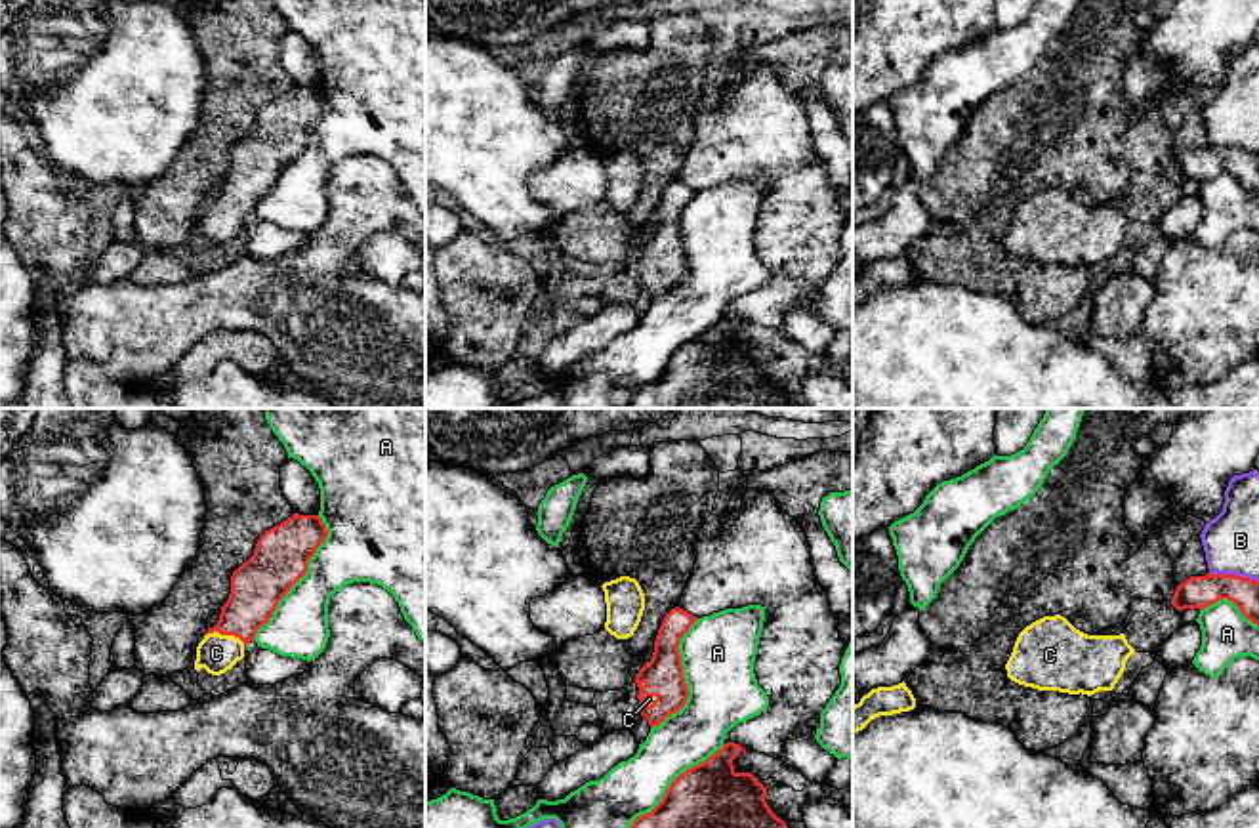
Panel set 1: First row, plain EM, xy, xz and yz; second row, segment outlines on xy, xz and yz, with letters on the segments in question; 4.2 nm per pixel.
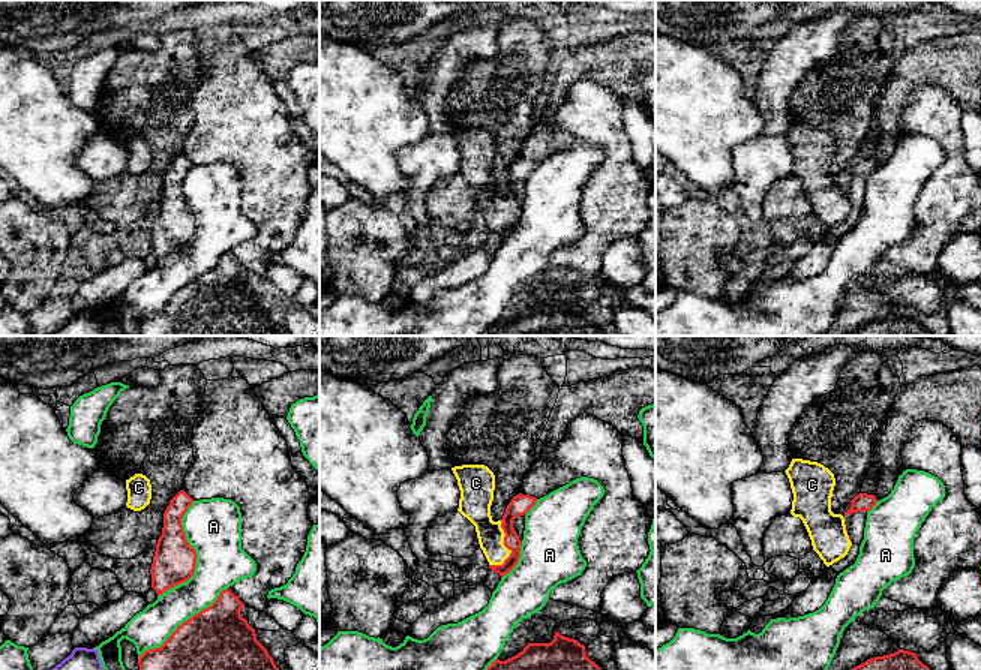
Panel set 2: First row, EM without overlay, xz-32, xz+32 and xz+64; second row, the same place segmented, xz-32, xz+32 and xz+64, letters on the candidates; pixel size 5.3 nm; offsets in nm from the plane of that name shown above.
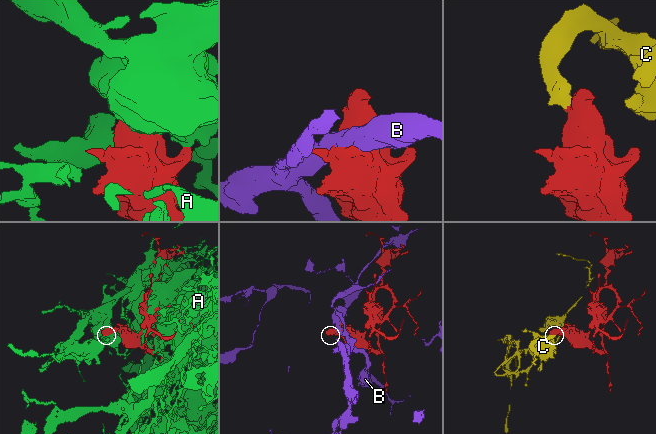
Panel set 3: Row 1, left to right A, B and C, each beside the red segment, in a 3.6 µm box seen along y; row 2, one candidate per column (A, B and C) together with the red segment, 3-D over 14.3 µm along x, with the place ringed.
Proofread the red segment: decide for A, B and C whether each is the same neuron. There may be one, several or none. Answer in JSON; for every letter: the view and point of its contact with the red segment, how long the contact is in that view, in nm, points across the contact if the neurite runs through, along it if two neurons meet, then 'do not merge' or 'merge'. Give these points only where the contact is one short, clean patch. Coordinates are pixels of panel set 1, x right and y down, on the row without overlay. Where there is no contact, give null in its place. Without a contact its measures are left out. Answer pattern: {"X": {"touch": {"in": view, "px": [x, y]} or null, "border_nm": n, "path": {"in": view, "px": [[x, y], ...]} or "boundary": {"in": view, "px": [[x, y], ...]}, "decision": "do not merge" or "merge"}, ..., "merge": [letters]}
{"A": {"touch": {"in": "xy", "px": [300, 149]}, "border_nm": 600, "decision": "do not merge"}, "B": {"touch": {"in": "yz", "px": [1235, 147]}, "border_nm": 220, "decision": "do not merge"}, "C": {"touch": {"in": "xy", "px": [226, 206]}, "border_nm": 180, "path": {"in": "xy", "px": [[256, 159], [250, 178], [226, 206], [216, 226]]}, "decision": "merge"}, "merge": ["C"]}

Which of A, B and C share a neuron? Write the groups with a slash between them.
A / B / C

